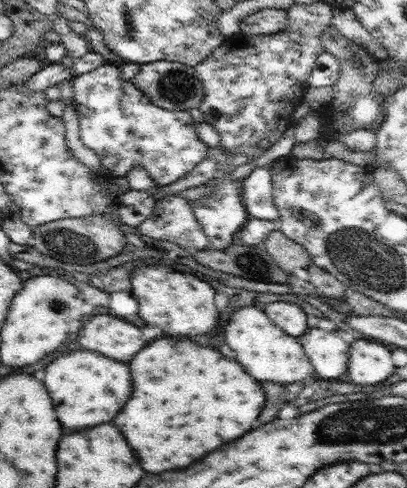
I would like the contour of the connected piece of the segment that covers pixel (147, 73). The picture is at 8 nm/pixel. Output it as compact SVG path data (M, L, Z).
M157 60L142 64L131 81L155 105L166 110L187 111L189 108L199 108L205 95L202 81L197 77L194 67L178 68L178 62L174 61Z

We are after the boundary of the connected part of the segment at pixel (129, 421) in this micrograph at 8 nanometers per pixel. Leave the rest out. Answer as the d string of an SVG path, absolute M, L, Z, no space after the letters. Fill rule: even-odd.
M154 340L152 344L142 348L138 356L134 356L134 360L130 362L130 372L134 394L118 414L118 428L126 436L130 448L136 452L146 472L186 468L208 452L240 438L252 428L266 400L258 380L254 380L250 374L246 376L244 368L238 362L222 356L218 350L198 346L192 340Z

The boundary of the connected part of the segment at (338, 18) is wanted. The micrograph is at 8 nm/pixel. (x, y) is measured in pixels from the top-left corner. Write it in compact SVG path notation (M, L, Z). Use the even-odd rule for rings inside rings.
M333 7L331 24L348 40L363 46L377 60L389 56L388 51L363 27L350 7Z

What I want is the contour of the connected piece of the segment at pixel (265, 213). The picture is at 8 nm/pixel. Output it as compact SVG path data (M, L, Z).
M271 165L256 167L241 180L241 196L250 217L278 223L279 210L274 205Z

